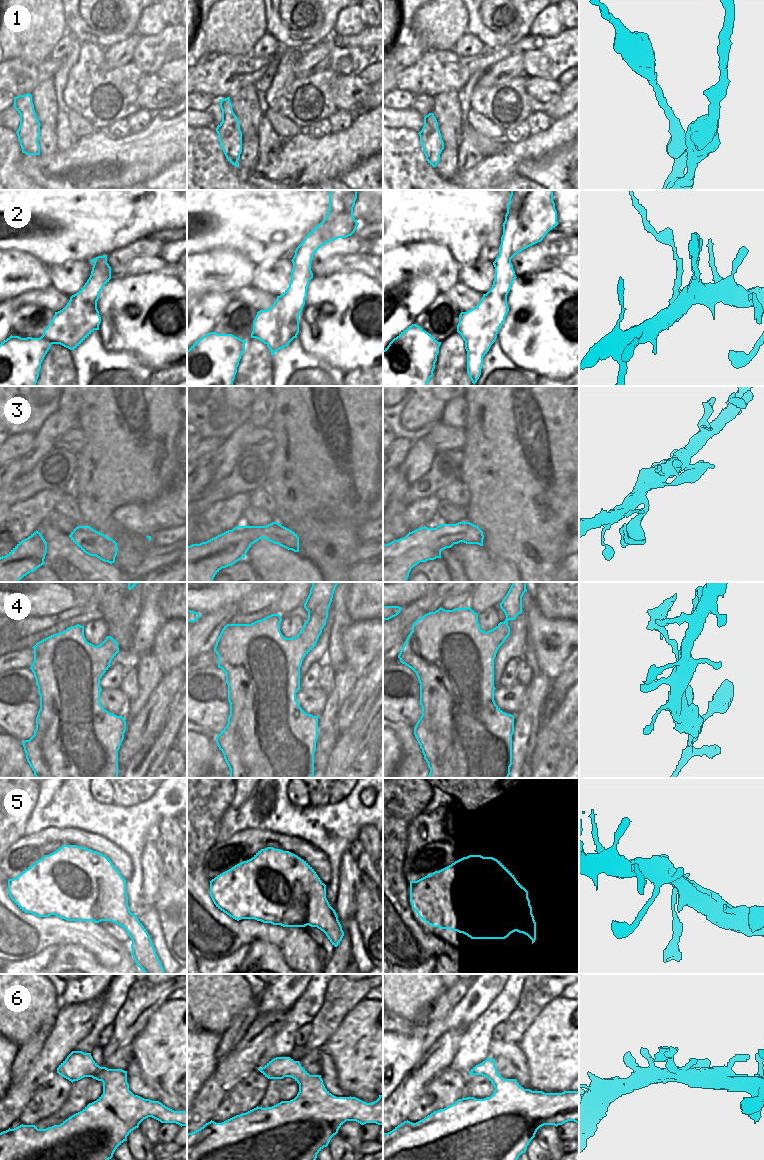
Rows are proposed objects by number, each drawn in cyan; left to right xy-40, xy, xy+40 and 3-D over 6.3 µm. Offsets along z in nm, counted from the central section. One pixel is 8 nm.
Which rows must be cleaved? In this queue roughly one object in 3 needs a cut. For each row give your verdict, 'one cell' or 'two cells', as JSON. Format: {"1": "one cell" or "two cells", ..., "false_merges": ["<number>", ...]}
{"1": "one cell", "2": "two cells", "3": "one cell", "4": "two cells", "5": "one cell", "6": "one cell", "false_merges": ["2", "4"]}

